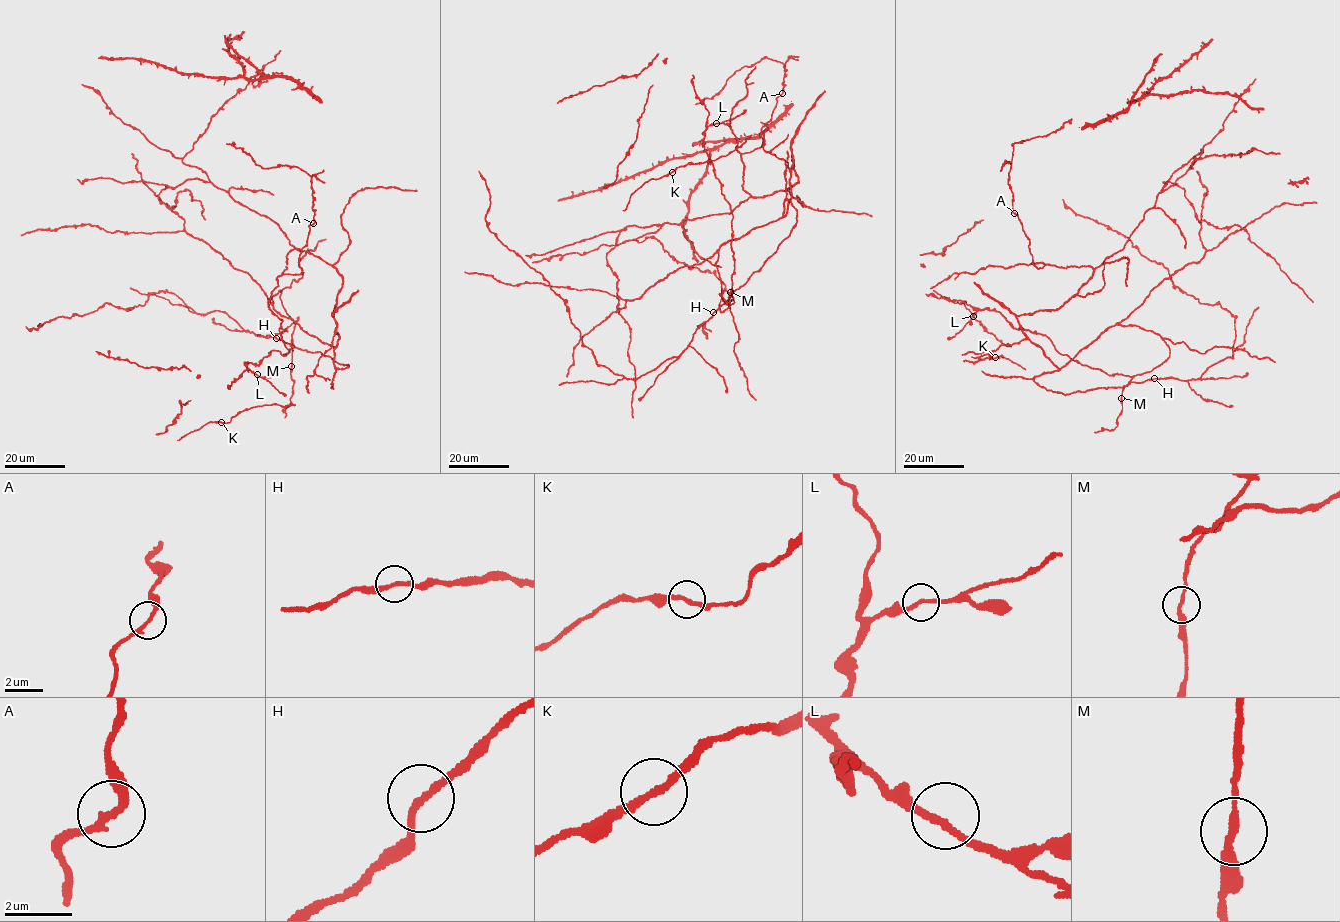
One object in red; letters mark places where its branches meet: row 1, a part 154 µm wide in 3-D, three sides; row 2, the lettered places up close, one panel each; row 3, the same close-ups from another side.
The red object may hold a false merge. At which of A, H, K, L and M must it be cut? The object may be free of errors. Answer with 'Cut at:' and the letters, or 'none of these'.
Cut at: none of these

